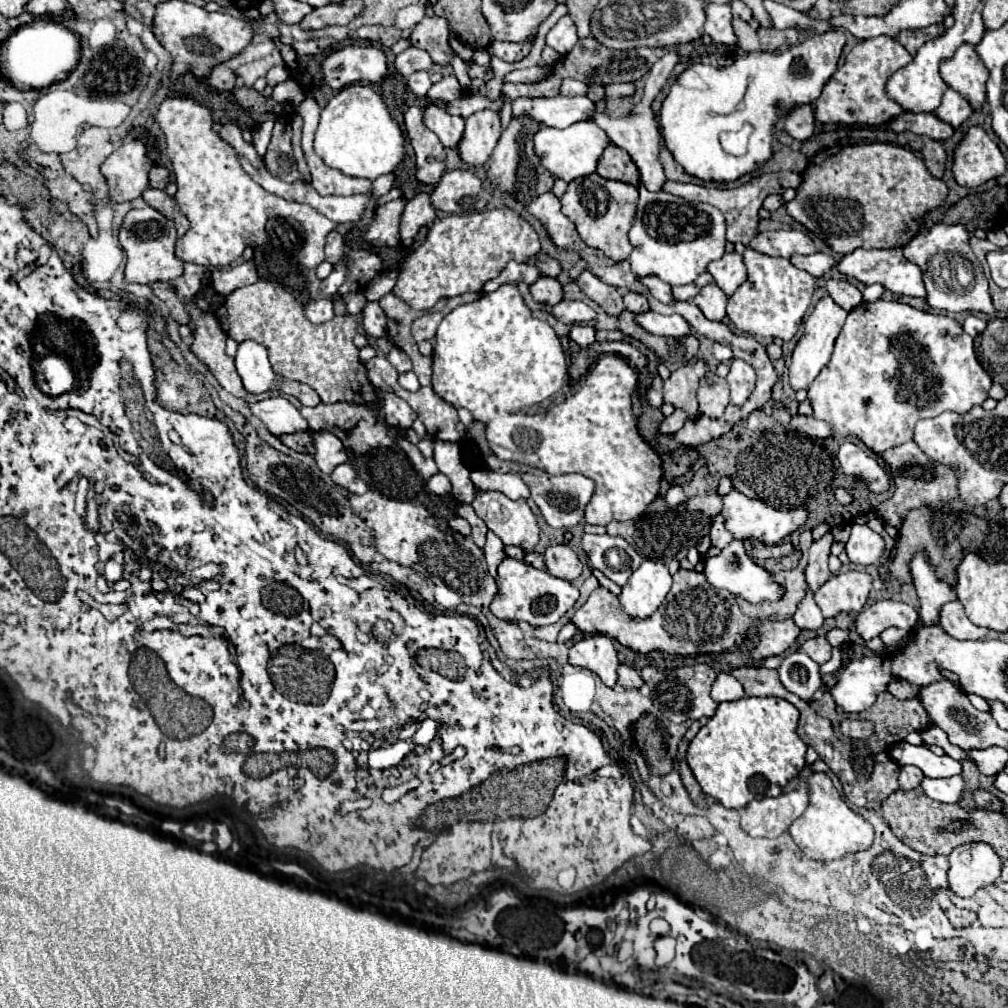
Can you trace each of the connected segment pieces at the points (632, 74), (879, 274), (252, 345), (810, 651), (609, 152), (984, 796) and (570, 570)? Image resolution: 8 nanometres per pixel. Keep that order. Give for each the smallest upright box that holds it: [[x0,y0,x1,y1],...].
[[503,36,663,100],[837,248,927,298],[235,340,321,406],[801,636,831,664],[597,142,639,186],[973,790,997,812],[543,544,583,580]]

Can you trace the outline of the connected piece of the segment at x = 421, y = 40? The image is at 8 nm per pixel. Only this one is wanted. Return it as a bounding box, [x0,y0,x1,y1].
[409,16,449,64]

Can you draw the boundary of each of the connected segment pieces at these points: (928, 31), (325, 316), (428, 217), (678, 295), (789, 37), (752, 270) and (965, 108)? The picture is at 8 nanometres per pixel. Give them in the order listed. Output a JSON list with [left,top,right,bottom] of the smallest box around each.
[[899,24,945,56],[305,298,333,324],[393,194,539,310],[673,274,713,300],[759,28,799,50],[727,248,815,340],[935,88,973,128]]

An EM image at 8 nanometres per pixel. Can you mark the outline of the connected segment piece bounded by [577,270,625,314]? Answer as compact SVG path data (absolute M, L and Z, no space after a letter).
M583 270L579 276L577 276L577 286L581 288L581 292L585 292L591 300L595 300L607 314L621 314L625 310L625 304L623 304L623 298L621 294L601 282L597 276L593 276L589 270Z

